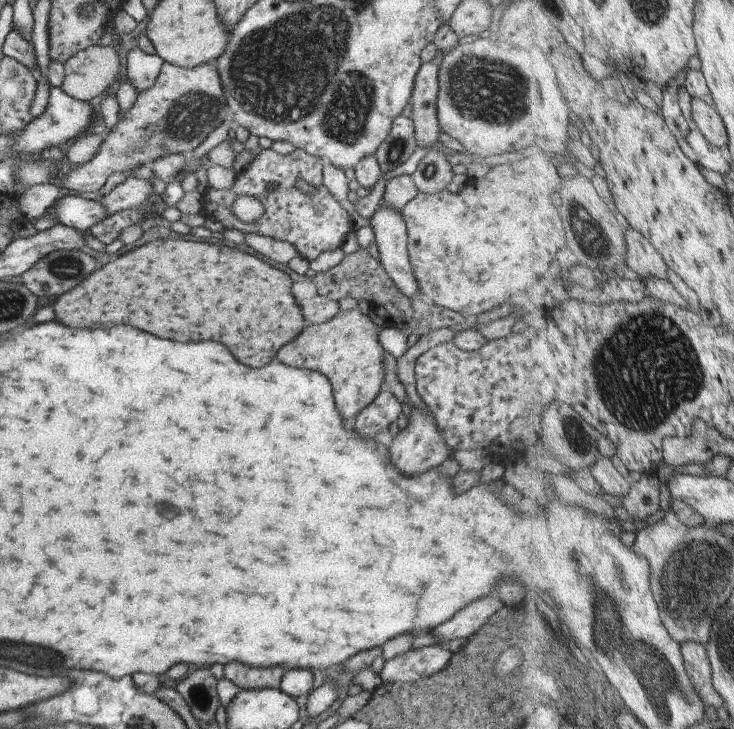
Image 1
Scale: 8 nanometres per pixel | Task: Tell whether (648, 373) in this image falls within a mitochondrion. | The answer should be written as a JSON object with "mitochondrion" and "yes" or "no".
{"mitochondrion":"yes"}

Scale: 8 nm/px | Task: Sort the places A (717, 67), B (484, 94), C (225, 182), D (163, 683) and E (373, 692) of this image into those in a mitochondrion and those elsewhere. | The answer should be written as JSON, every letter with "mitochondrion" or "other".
{"A":"other","B":"mitochondrion","C":"other","D":"other","E":"other"}

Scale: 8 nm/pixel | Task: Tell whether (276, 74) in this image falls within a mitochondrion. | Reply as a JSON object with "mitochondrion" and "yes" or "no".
{"mitochondrion":"yes"}

